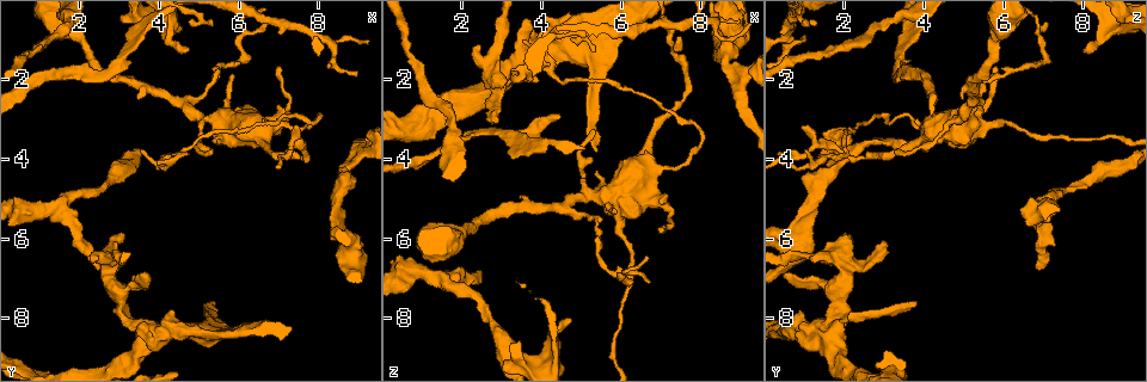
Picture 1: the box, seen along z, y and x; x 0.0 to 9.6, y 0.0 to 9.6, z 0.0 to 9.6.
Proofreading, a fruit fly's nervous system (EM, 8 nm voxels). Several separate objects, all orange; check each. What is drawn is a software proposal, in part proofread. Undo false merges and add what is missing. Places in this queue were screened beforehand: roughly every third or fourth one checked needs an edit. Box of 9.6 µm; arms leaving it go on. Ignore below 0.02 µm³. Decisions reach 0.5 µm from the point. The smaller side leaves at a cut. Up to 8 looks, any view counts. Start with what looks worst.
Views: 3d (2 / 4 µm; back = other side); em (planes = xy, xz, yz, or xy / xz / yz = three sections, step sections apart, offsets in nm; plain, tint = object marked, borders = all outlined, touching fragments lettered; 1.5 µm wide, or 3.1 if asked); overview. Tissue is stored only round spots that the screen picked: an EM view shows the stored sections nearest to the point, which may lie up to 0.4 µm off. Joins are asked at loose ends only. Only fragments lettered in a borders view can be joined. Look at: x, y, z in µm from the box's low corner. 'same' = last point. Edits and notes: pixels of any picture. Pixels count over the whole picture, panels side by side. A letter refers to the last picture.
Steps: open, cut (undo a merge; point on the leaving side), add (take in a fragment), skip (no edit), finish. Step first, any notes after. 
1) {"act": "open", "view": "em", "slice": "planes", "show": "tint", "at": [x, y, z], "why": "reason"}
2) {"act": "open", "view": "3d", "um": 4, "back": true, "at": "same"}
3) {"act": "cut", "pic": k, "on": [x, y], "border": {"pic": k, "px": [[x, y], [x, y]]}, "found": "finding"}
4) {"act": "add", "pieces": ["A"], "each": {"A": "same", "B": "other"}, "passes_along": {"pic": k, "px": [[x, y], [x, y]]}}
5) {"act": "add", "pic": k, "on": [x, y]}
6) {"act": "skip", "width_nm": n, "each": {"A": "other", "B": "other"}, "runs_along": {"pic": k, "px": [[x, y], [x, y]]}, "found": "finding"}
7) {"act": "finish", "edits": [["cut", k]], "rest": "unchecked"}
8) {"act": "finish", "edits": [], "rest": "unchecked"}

{"act": "open", "view": "em", "slice": "xz", "step": 8, "show": "tint", "at": [2.50, 6.70, 6.90], "why": "an open end"}

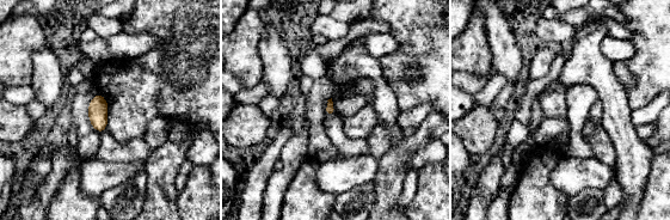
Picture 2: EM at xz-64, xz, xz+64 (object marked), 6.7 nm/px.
{"act": "open", "view": "em", "slice": "planes", "show": "borders", "at": "same", "why": "cut it another way"}

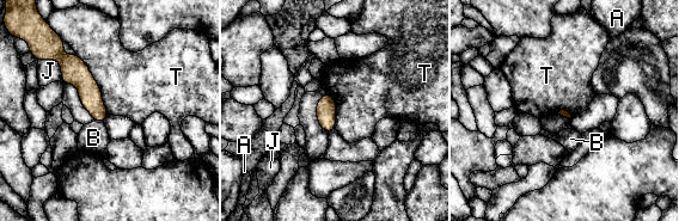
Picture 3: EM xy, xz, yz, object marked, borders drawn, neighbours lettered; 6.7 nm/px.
{"act": "skip", "longest_contact_nm": ["T", 480], "each": {"A": "other", "B": "other", "J": "other", "T": "other"}, "found": "no lettered fragment goes on from it"}

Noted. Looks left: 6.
{"act": "open", "view": "em", "slice": "planes", "show": "borders", "at": [4.40, 3.95, 2.05], "why": "abrupt turn"}

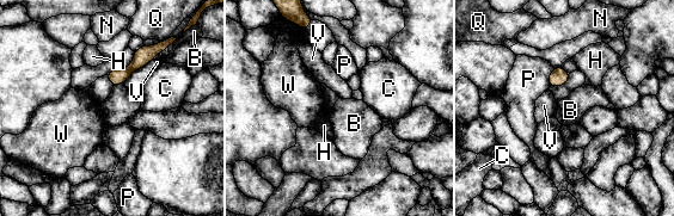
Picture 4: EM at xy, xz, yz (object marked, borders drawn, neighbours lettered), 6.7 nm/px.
{"act": "skip", "width_nm": 110, "each": {"B": "other", "C": "other", "H": "other", "N": "other", "P": "other", "Q": "other", "V": "other", "W": "other"}, "runs_along": {"pic": 4, "px": [[166, 43], [146, 54], [114, 81]]}, "found": "one neuron here"}

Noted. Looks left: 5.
{"act": "open", "view": "3d", "um": 2, "at": [2.50, 6.50, 1.25], "why": "an open end"}

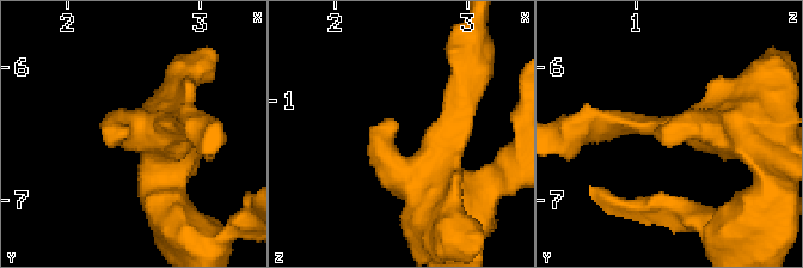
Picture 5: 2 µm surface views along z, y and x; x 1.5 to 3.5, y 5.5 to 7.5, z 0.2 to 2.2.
{"act": "open", "view": "em", "slice": "planes", "show": "plain", "at": [2.46, 6.48, 1.16], "why": "now the EM"}

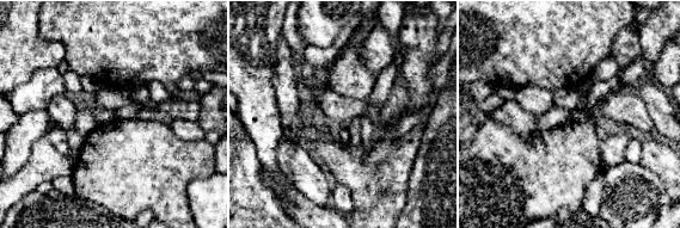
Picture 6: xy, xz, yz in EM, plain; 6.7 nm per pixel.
{"act": "open", "view": "em", "slice": "planes", "show": "borders", "at": "same", "why": "see the neighbours"}

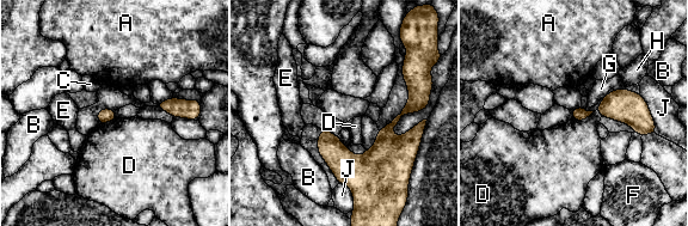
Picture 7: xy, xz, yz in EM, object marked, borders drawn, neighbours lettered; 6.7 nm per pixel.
{"act": "skip", "each": {"A": "other", "B": "other", "C": "other", "D": "other", "E": "other", "F": "other", "G": "other", "H": "other", "J": "other"}, "border": {"pic": 7, "px": [[594, 111], [584, 120], [571, 120]]}, "found": "no lettered fragment goes on from it"}

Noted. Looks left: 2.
{"act": "finish", "edits": [], "rest": "unchecked"}

